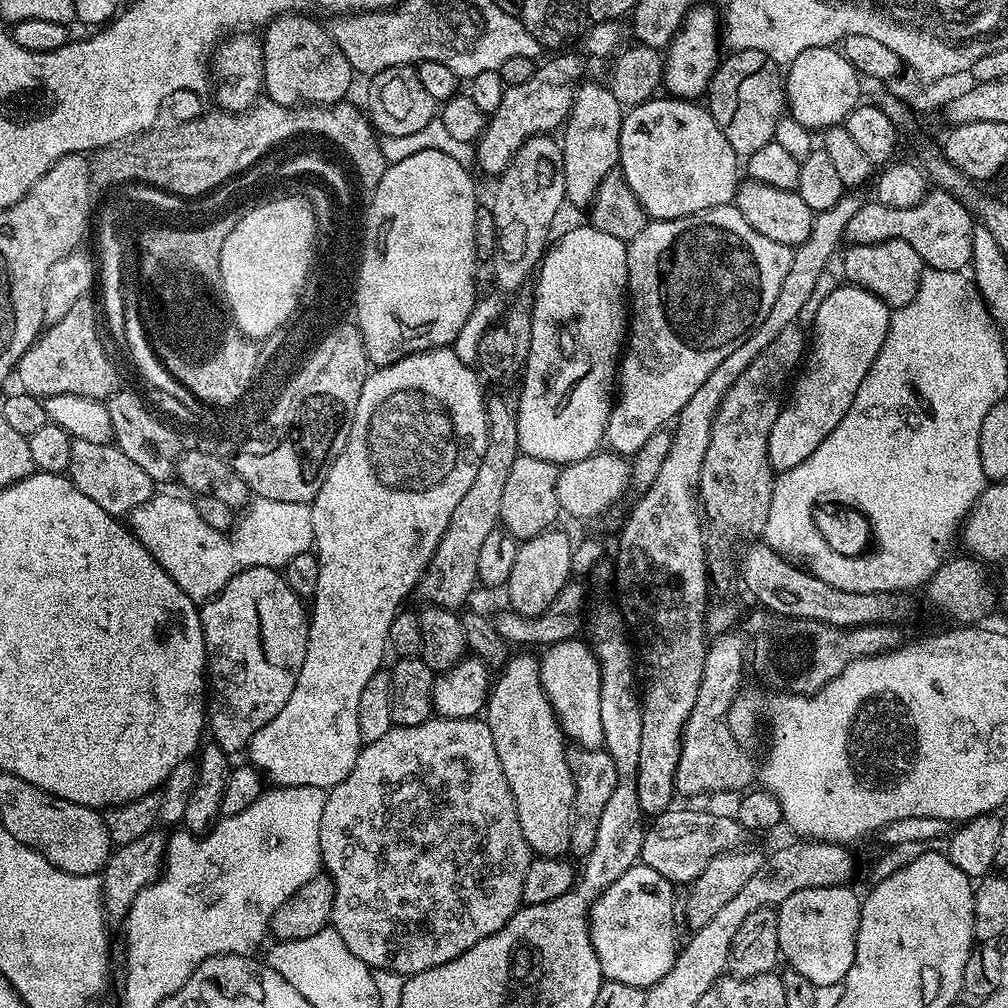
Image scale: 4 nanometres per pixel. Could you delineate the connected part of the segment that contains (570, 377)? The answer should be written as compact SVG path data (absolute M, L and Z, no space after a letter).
M585 226L585 228L572 228L560 241L553 243L551 247L545 251L544 259L542 261L542 272L544 268L544 320L537 319L532 325L532 337L530 338L530 358L526 362L526 370L524 371L524 390L522 393L522 403L518 406L518 442L520 443L521 453L530 458L542 458L546 462L555 464L557 466L563 466L570 462L578 462L582 458L587 456L593 456L596 451L604 444L604 427L608 421L608 412L611 410L614 403L614 381L618 376L618 361L622 356L622 349L626 344L626 329L630 324L630 304L626 299L626 289L628 287L628 244L625 241L613 238L610 234L602 234L602 230L593 228L591 226Z

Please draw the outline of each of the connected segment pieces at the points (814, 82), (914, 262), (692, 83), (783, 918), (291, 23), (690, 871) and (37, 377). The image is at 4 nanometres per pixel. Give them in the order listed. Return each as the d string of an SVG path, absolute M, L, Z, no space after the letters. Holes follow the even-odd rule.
M832 46L802 50L802 54L798 54L798 58L794 58L786 68L784 95L787 111L809 130L823 130L843 124L861 103L860 83L860 73L850 66L843 51Z
M890 240L877 244L853 244L845 247L843 252L843 279L847 283L870 290L870 294L882 298L882 302L888 305L889 309L906 306L918 294L926 265L909 242Z
M697 6L691 8L688 17L680 31L666 49L664 56L664 79L662 81L665 89L669 88L673 97L681 100L695 101L703 97L708 91L708 83L716 72L716 66L722 59L722 24L718 19L718 12L712 8ZM700 96L700 97L696 97Z
M851 887L839 888L807 888L798 890L798 894L790 894L778 905L776 921L778 922L778 946L780 955L789 960L791 971L802 974L802 978L810 978L815 988L844 983L850 966L854 966L854 950L860 929L861 897L851 892Z
M308 14L277 16L262 32L264 92L275 104L327 106L339 104L352 88L354 73L346 54L336 45L331 31Z
M673 807L647 825L639 863L657 872L672 886L688 886L723 852L735 852L746 844L746 833L735 815L719 816L716 812L699 812L696 808Z
M85 298L74 302L74 307L58 318L58 322L47 325L37 336L31 346L22 354L22 358L16 363L14 369L15 379L20 379L19 387L31 396L46 397L56 394L76 394L82 398L94 398L95 400L107 401L108 389L122 382L122 376L116 373L104 344L100 341L100 332L96 329L96 316L98 320L98 308L91 304L91 299Z

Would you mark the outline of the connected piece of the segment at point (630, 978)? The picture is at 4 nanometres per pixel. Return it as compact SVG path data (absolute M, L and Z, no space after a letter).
M664 888L638 893L629 908L616 908L615 891L612 890L592 903L588 912L588 929L605 981L613 980L647 990L670 974L678 951L678 920L674 916L673 893Z

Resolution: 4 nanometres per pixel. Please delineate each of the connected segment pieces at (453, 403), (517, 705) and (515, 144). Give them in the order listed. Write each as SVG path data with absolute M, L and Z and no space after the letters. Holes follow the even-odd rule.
M415 352L403 356L398 362L385 364L369 371L366 382L362 386L362 394L358 394L358 410L354 410L354 418L350 426L350 438L346 438L346 446L338 458L328 467L326 478L313 498L310 505L312 509L312 525L314 526L315 554L318 558L318 590L310 600L310 619L308 622L308 645L306 658L302 662L302 670L298 674L294 693L290 699L266 724L254 734L248 747L249 761L261 775L277 787L314 786L315 788L331 789L338 782L344 781L350 770L357 762L357 756L363 747L363 740L358 732L358 705L362 696L363 687L375 672L381 671L380 664L386 657L388 647L388 631L390 622L394 622L397 612L401 611L404 599L417 591L422 574L438 546L442 542L442 534L446 534L446 526L450 526L450 514L462 502L466 490L478 475L478 466L482 466L482 454L486 454L488 441L488 415L484 409L484 392L480 388L480 379L475 374L473 365L464 364L454 354L429 354L428 352Z
M520 650L517 654L509 655L509 658L504 667L499 669L497 678L495 677L494 683L491 685L488 694L488 703L486 705L486 723L490 734L494 738L494 750L498 750L498 758L502 762L502 770L506 774L506 782L510 786L512 791L512 797L516 803L516 809L518 810L518 822L522 826L522 838L526 838L529 848L532 849L536 856L559 856L563 857L568 852L570 846L570 818L572 817L572 803L574 802L574 782L570 778L570 766L566 762L564 757L566 751L566 737L563 732L560 731L560 723L556 720L554 710L550 706L550 702L546 698L544 693L544 687L540 681L540 661L534 655L531 656L531 651Z
M565 51L541 63L522 86L507 86L499 93L496 109L487 117L484 133L474 144L474 160L486 175L499 177L518 149L530 138L552 134L568 119L578 85L585 79L583 55ZM564 55L565 56L560 56ZM504 92L504 93L503 93Z

